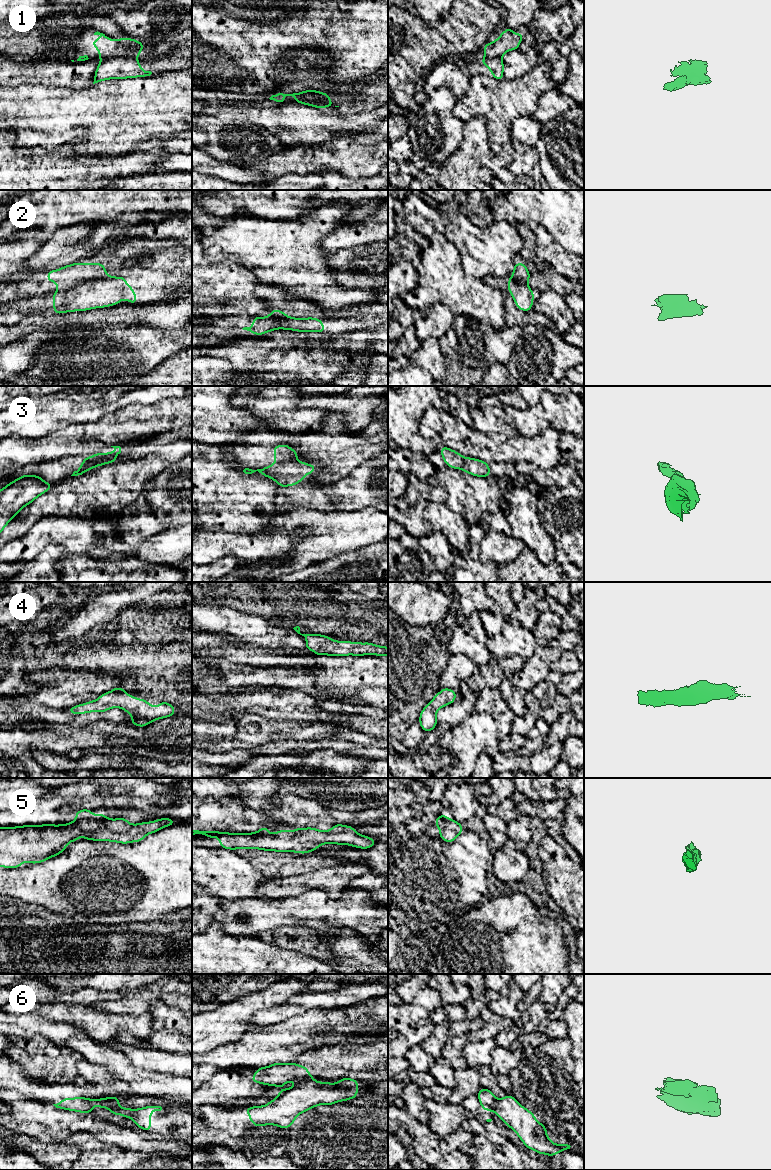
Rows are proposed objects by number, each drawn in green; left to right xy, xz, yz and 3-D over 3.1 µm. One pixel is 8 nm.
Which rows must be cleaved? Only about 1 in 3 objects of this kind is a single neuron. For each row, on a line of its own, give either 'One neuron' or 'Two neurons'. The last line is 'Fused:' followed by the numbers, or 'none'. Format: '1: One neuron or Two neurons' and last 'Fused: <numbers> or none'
1: Two neurons
2: Two neurons
3: Two neurons
4: One neuron
5: One neuron
6: Two neurons
Fused: 1, 2, 3, 6

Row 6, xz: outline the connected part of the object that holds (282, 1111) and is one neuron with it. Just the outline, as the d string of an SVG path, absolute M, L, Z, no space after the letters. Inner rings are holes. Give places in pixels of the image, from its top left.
M342 1077L337 1083L309 1080L290 1089L280 1090L278 1096L264 1106L247 1107L249 1120L256 1127L275 1125L290 1128L297 1116L317 1105L333 1105L355 1099L358 1080Z

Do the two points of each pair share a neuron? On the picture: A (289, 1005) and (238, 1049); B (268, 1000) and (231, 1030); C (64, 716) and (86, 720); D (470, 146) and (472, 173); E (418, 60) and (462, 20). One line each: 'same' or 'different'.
A: different
B: same
C: same
D: same
E: same

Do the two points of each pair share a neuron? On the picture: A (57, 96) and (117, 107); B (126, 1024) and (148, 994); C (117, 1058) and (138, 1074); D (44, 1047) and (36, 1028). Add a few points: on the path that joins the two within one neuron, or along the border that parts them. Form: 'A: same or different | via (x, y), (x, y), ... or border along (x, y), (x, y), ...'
A: same | via (72, 107), (102, 107)
B: different | border along (110, 1012), (139, 1015)
C: same | via (122, 1063), (133, 1074)
D: different | border along (16, 1035), (24, 1037), (42, 1035), (59, 1047)

